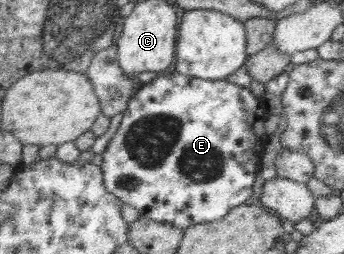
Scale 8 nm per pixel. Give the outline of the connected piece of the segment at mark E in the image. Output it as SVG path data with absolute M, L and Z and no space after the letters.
M173 71L169 74L157 75L149 83L140 85L131 100L129 109L124 113L123 121L110 141L108 148L104 151L105 183L113 194L121 198L125 204L136 208L141 216L147 216L153 221L161 221L175 225L181 229L191 228L195 224L219 221L229 211L252 201L253 186L259 177L259 165L261 156L266 146L267 133L263 127L267 115L267 106L264 99L255 96L248 87L241 87L236 83L227 82L225 79L211 80L199 77L186 76Z

